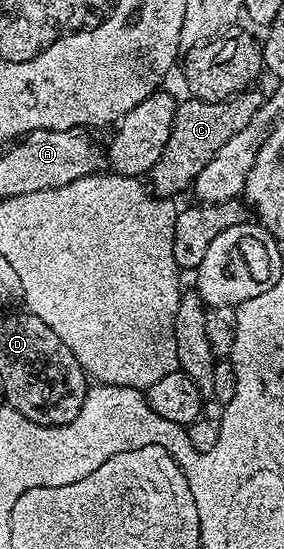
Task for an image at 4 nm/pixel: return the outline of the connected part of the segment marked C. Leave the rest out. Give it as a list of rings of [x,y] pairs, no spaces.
[[[252,87],[239,93],[230,101],[196,101],[194,99],[180,100],[175,106],[173,123],[169,143],[165,143],[165,151],[161,151],[161,159],[153,163],[149,174],[150,188],[155,196],[164,199],[178,198],[178,193],[183,193],[192,188],[201,175],[201,167],[209,164],[209,159],[249,124],[249,119],[257,115],[257,107],[264,103],[264,94],[258,93],[258,88]]]

